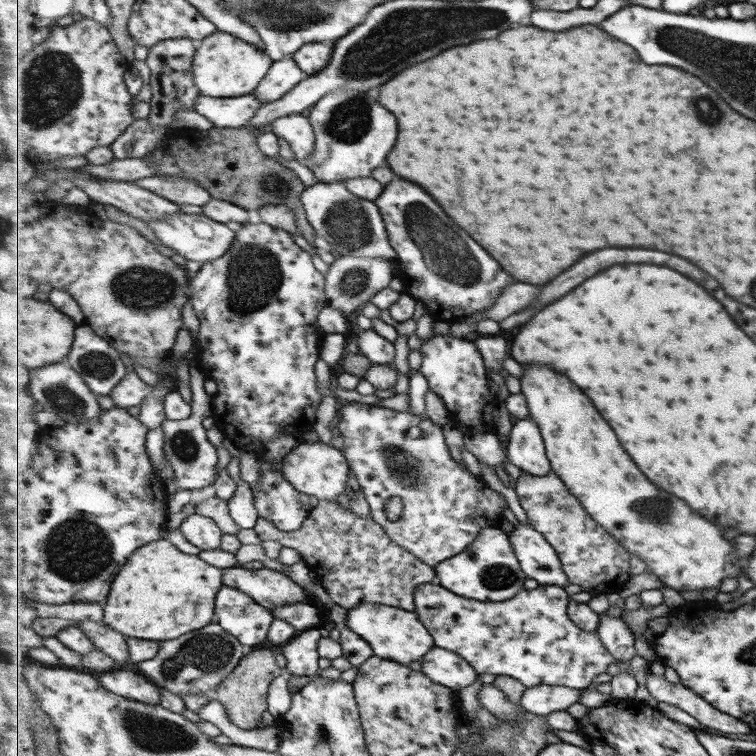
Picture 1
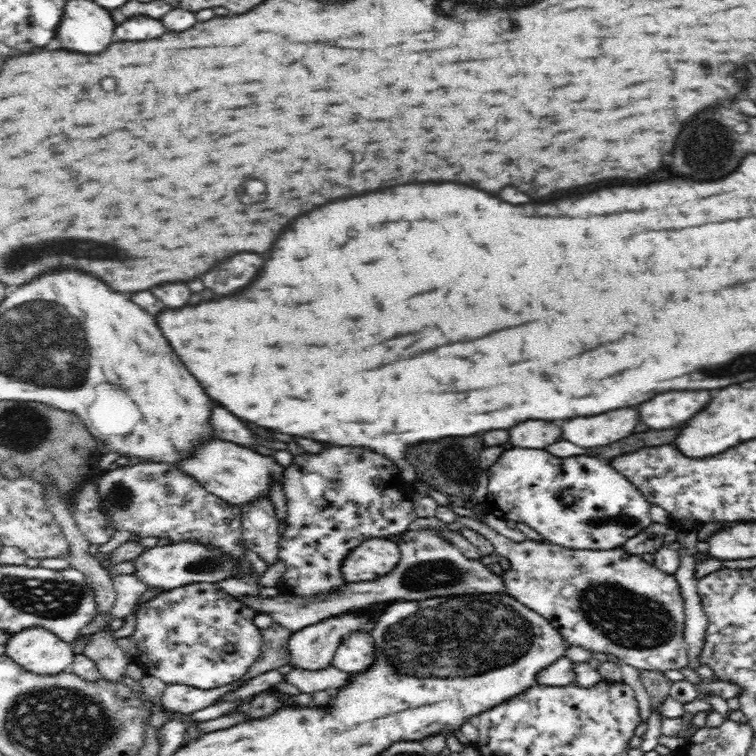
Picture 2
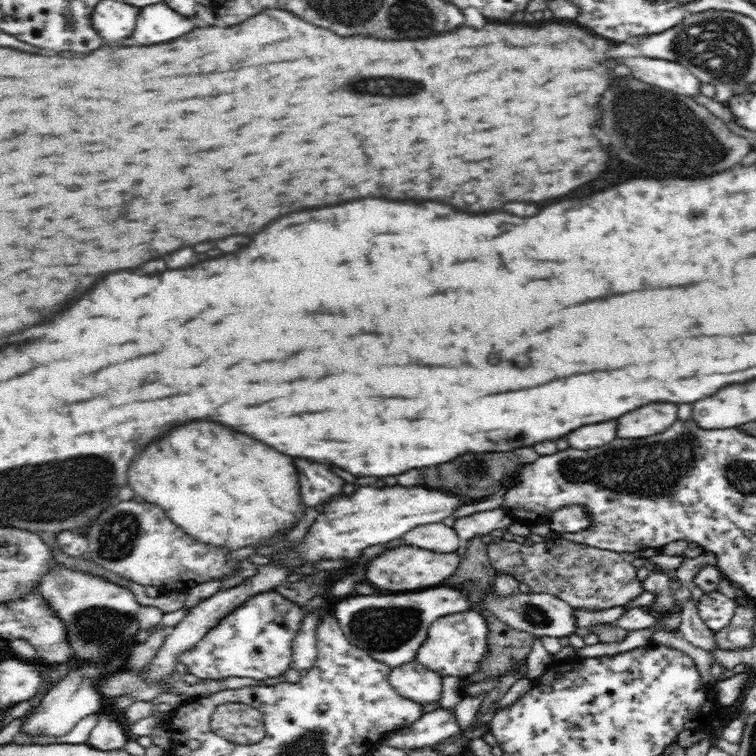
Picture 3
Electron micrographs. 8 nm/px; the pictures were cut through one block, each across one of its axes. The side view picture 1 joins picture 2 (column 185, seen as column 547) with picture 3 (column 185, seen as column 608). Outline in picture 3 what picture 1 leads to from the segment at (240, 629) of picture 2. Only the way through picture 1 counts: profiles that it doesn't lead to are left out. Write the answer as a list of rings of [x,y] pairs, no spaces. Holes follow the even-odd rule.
[[[277,591],[246,600],[234,612],[221,618],[190,650],[176,656],[186,672],[198,679],[220,680],[228,677],[266,680],[291,669],[291,642],[300,626],[304,610]]]

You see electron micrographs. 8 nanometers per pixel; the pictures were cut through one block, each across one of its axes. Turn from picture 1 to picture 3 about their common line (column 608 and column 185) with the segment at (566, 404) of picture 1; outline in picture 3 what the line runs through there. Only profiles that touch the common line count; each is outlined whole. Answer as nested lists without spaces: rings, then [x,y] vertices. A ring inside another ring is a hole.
[[[192,420],[178,424],[158,440],[148,442],[130,460],[126,468],[126,480],[136,494],[164,509],[167,516],[185,533],[209,544],[225,545],[231,550],[266,545],[265,541],[283,536],[292,529],[304,514],[300,508],[298,484],[290,458],[278,454],[274,448],[252,436],[212,420]]]

